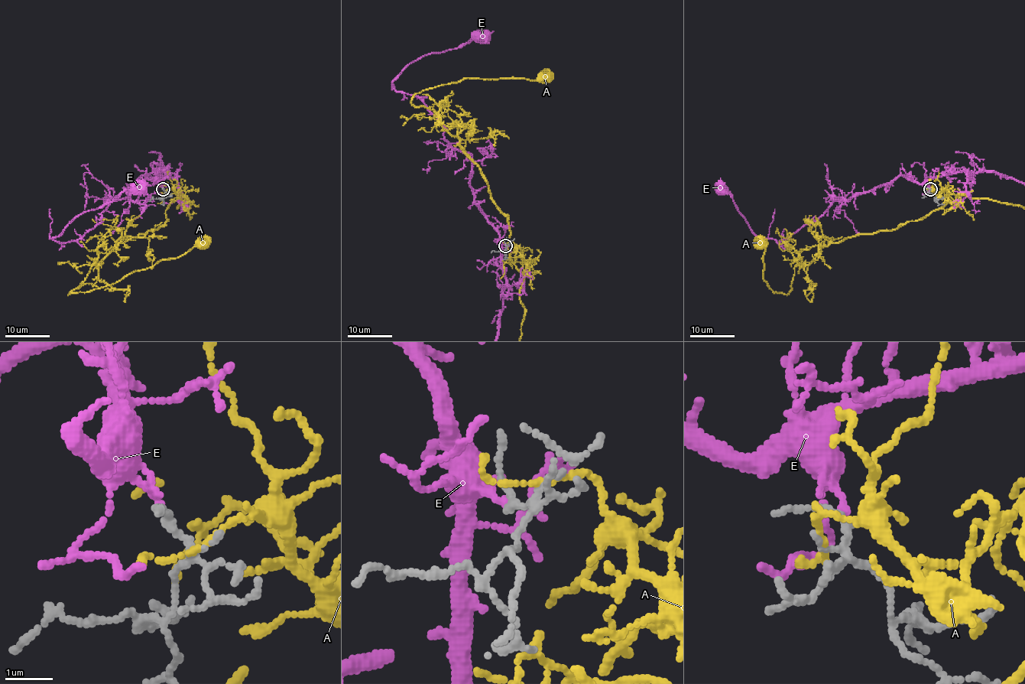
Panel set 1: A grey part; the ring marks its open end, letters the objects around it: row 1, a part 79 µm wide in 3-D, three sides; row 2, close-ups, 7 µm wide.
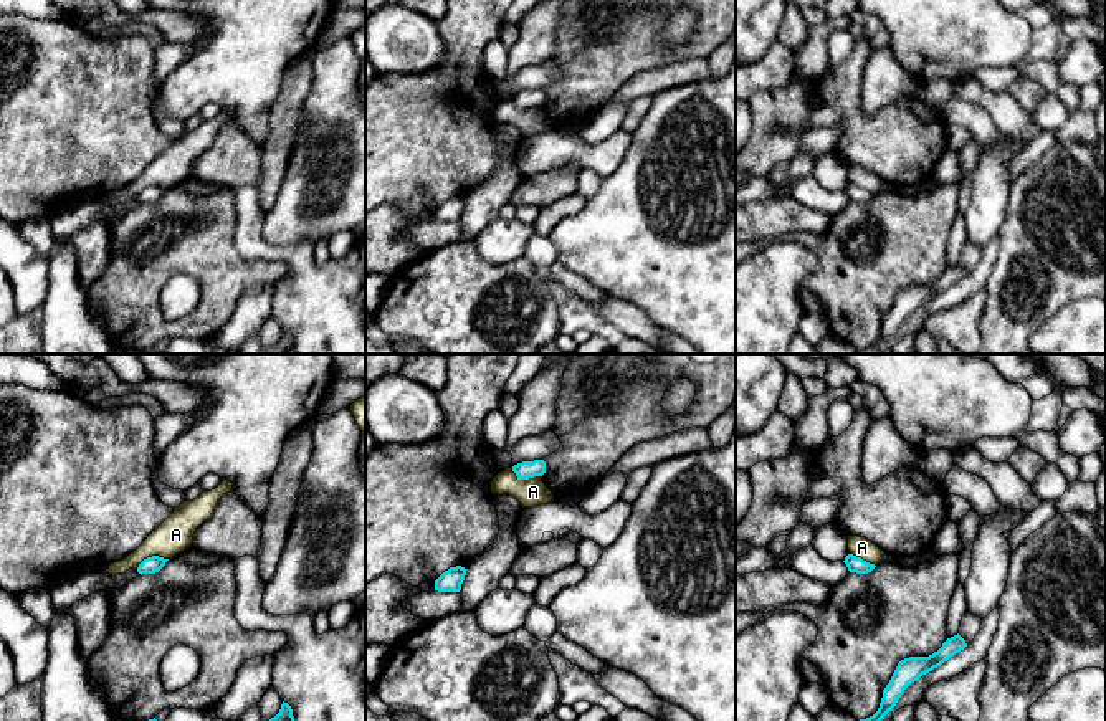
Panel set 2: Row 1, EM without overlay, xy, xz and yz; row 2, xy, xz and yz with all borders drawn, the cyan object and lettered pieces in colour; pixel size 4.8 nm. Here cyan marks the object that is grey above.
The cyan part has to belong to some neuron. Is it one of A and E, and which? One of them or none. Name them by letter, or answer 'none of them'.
E

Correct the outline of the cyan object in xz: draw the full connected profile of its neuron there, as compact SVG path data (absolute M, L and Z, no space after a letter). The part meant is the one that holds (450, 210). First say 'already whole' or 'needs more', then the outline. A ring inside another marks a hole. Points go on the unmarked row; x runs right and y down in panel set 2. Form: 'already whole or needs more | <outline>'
already whole | M456 195L456 197L450 197L448 200L445 200L436 210L435 210L435 220L438 222L460 222L461 220L461 213L465 210L466 205L465 197Z

